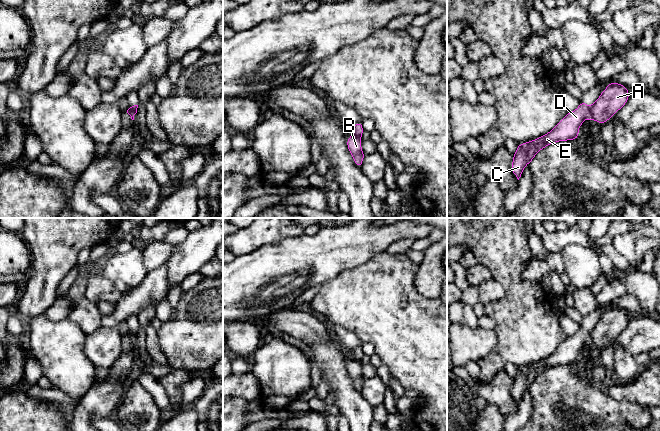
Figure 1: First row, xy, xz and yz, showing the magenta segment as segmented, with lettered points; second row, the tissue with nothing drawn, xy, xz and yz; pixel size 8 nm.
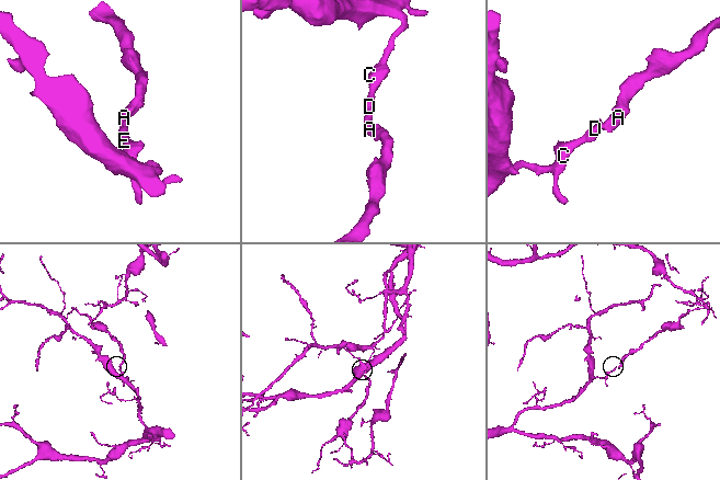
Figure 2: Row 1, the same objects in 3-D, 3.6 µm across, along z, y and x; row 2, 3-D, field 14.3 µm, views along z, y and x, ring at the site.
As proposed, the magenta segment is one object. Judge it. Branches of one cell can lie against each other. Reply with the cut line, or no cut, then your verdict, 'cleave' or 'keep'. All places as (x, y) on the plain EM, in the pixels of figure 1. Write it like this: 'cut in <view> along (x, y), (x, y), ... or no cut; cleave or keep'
cut in yz along (591, 330), (588, 341); cleave

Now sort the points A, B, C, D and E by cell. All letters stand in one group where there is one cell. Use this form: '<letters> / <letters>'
A B / C D E

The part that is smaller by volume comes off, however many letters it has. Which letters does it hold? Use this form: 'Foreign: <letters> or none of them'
Foreign: A, B

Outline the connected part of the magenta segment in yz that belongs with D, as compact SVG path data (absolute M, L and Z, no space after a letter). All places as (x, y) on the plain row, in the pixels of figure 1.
M580 326L579 331L573 336L569 336L559 345L559 347L546 359L532 365L518 368L516 376L513 378L512 397L519 402L527 388L529 388L536 377L549 368L559 365L576 364L579 361L578 354L582 347L589 342L591 330Z

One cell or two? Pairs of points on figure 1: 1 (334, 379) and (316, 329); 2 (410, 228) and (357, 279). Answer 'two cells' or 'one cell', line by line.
1: two cells
2: two cells

